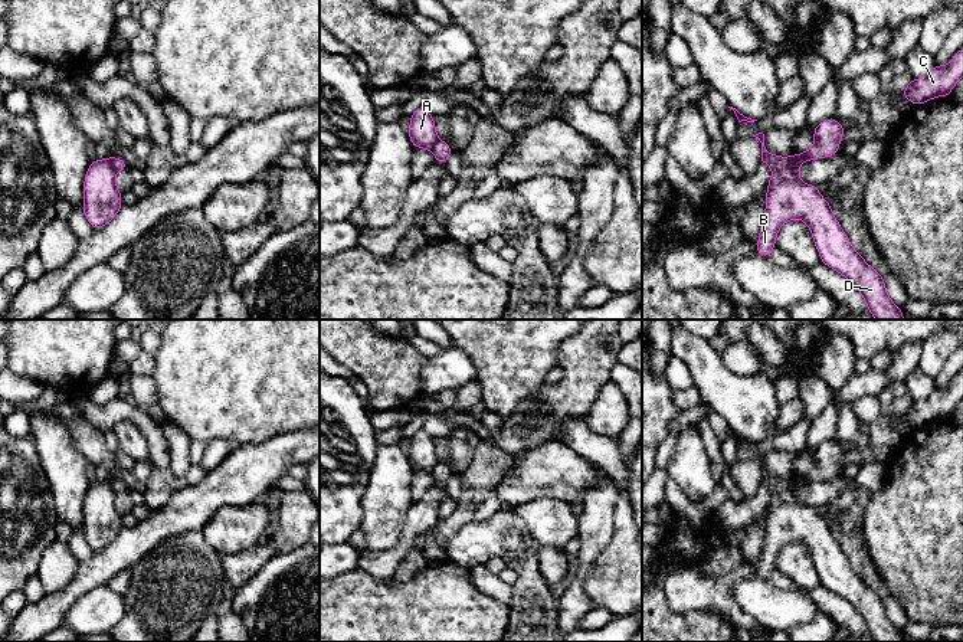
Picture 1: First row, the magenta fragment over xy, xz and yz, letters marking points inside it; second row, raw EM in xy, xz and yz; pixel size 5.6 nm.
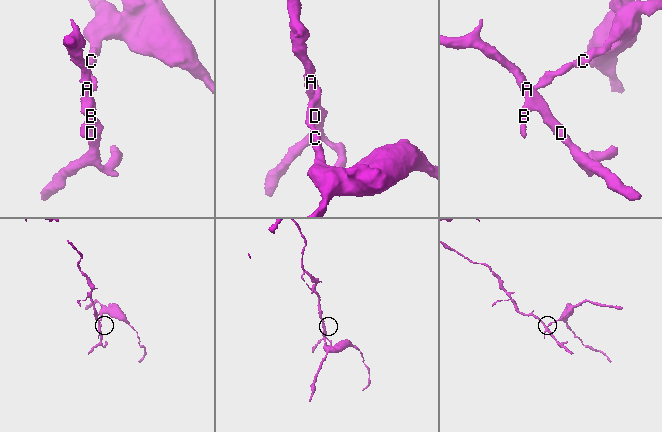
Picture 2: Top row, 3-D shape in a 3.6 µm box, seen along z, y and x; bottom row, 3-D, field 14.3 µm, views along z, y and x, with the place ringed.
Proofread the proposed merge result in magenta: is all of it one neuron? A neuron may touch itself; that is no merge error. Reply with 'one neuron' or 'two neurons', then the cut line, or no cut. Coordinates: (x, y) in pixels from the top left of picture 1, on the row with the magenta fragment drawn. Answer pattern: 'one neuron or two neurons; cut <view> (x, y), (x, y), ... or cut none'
two neurons; cut yz (788, 157), (788, 161), (798, 169)

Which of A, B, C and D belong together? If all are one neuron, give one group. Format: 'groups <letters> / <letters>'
groups A B D / C

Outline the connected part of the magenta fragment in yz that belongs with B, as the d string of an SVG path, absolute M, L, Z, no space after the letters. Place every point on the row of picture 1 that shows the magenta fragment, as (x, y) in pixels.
M763 132L753 137L761 143L761 161L773 170L756 252L769 258L782 225L802 219L810 229L822 263L852 282L862 294L871 315L877 320L904 320L903 309L885 291L884 278L849 243L831 210L831 203L820 196L818 186L803 183L799 168L789 164L789 157L769 153Z

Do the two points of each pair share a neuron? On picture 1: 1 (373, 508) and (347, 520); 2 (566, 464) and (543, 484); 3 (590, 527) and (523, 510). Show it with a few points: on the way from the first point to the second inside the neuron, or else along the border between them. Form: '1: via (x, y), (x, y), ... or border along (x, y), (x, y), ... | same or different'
1: border along (369, 481), (362, 498), (362, 523), (359, 529) | different
2: via (560, 469), (549, 478) | same
3: border along (579, 518), (579, 533), (576, 536) | different

